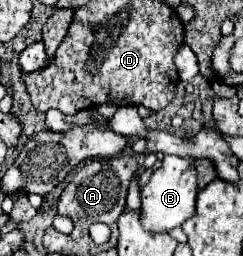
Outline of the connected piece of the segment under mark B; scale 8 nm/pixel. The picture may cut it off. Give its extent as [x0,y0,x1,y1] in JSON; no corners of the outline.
[141,156,197,234]

